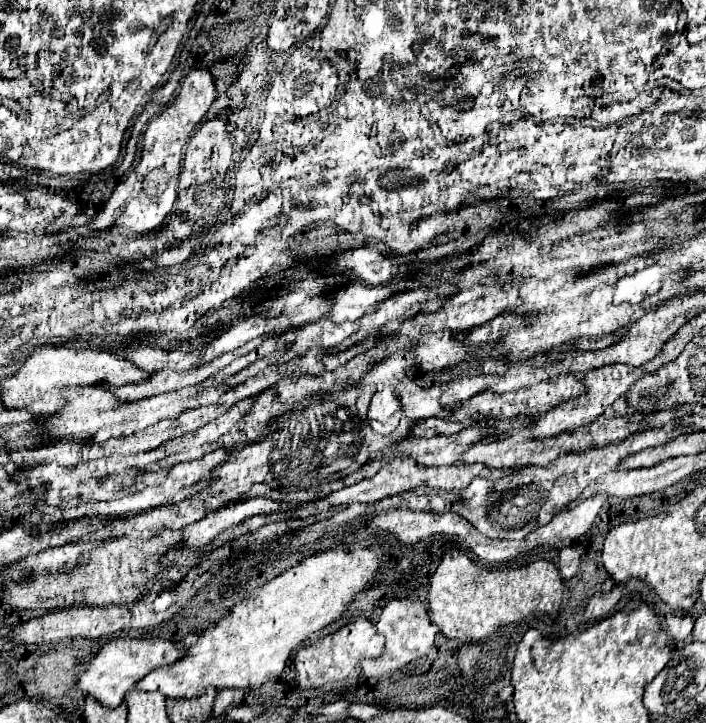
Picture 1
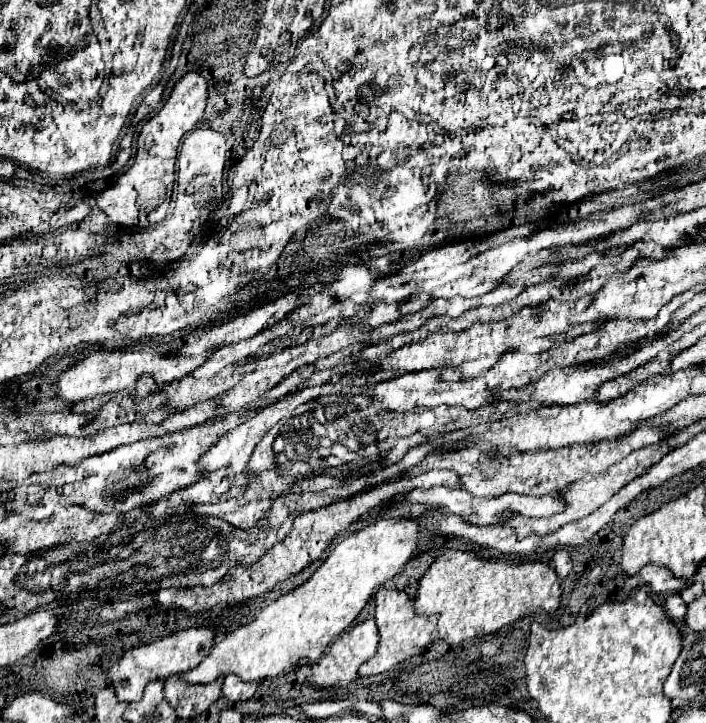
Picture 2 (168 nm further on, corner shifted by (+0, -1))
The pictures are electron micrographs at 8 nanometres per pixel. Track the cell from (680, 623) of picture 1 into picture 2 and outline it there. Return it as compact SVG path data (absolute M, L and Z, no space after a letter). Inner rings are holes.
M668 595L666 597L666 615L676 623L680 625L684 621L684 611L686 611L686 603L682 601L680 595Z

